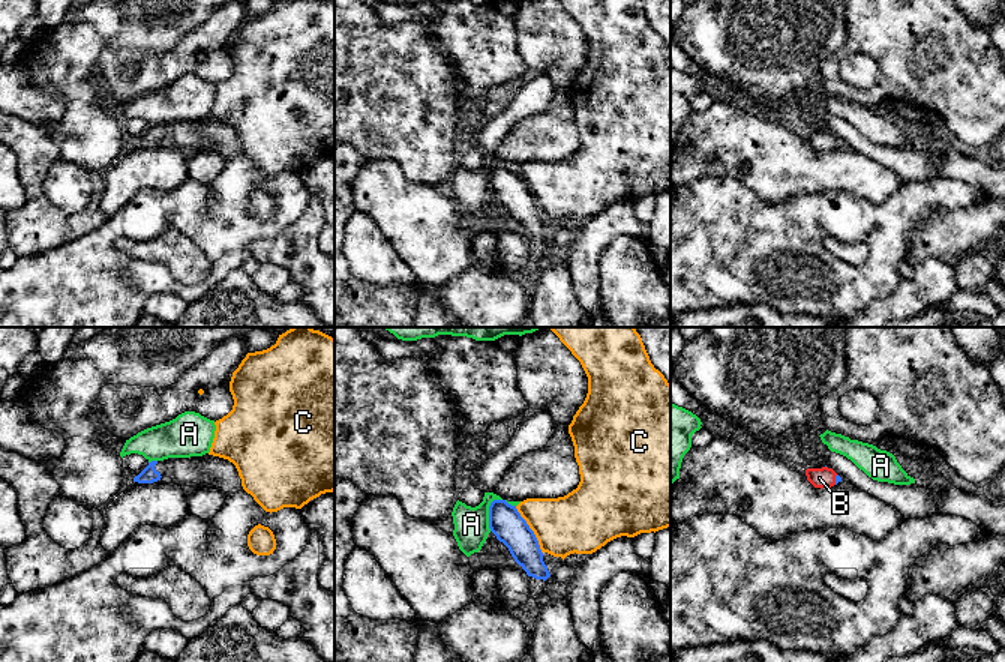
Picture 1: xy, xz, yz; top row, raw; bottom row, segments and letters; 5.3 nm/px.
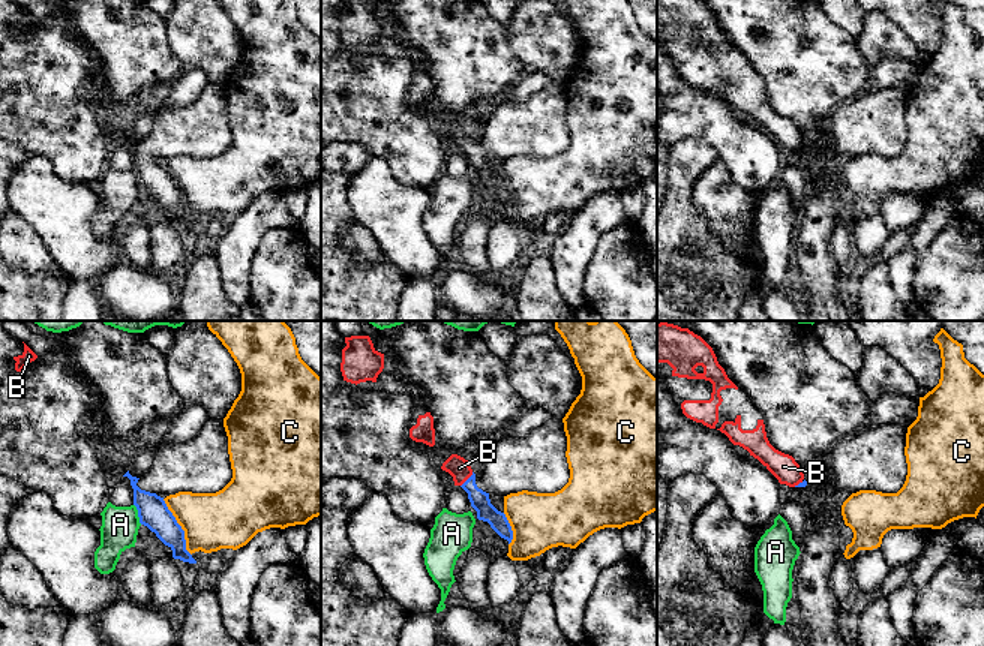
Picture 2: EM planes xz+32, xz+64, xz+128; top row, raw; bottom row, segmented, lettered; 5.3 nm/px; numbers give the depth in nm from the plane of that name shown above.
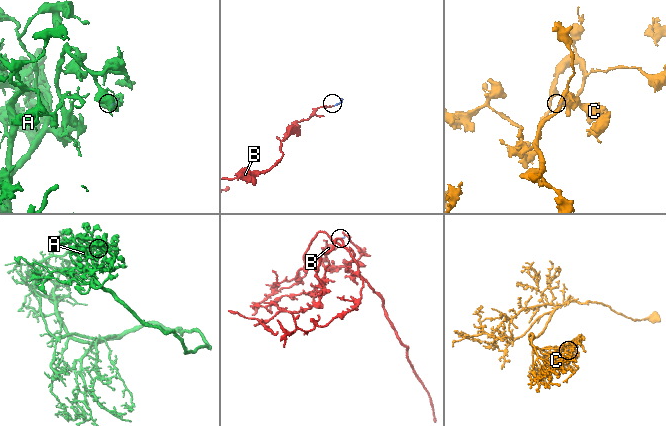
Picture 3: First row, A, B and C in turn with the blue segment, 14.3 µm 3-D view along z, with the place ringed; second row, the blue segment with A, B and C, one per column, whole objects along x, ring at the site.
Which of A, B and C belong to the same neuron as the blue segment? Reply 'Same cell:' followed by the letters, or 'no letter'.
Same cell: B

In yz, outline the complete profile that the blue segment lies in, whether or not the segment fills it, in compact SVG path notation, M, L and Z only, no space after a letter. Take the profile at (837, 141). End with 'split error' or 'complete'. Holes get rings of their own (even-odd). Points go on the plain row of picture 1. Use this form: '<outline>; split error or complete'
M828 131L822 132L807 132L806 134L807 144L814 150L814 152L831 152L842 146L842 141Z; split error

